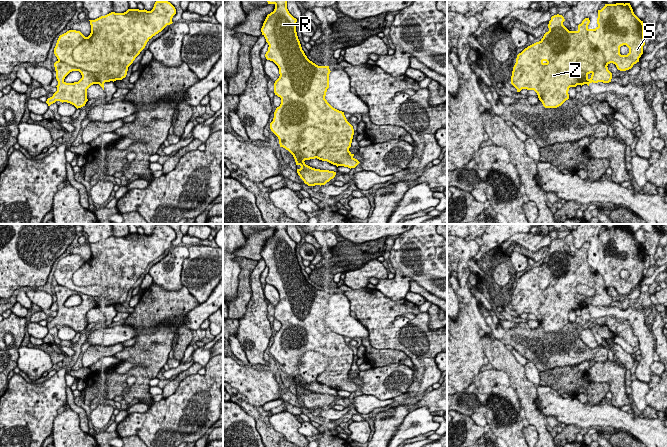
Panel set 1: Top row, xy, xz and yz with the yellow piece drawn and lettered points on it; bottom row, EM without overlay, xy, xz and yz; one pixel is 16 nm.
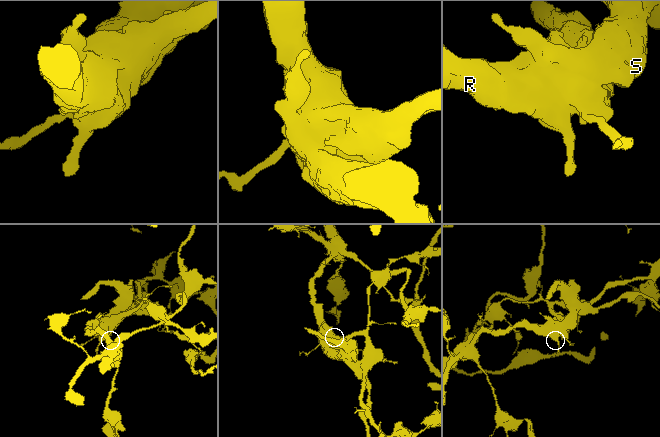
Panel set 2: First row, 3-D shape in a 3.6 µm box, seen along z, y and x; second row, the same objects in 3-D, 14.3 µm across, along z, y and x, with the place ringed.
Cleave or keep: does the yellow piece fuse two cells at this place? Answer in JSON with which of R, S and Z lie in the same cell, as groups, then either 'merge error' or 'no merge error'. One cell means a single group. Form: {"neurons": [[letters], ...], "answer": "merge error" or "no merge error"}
{"neurons": [["R", "Z"], ["S"]], "answer": "merge error"}

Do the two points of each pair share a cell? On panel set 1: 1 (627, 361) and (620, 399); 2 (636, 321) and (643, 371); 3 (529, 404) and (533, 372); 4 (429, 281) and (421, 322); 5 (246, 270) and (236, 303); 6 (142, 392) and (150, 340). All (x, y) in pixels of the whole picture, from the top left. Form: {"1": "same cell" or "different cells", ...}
{"1": "different cells", "2": "same cell", "3": "different cells", "4": "different cells", "5": "same cell", "6": "same cell"}

